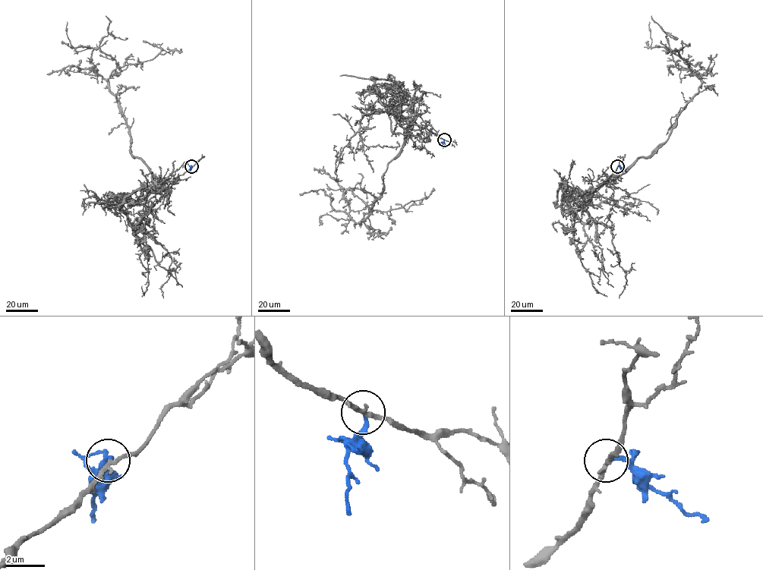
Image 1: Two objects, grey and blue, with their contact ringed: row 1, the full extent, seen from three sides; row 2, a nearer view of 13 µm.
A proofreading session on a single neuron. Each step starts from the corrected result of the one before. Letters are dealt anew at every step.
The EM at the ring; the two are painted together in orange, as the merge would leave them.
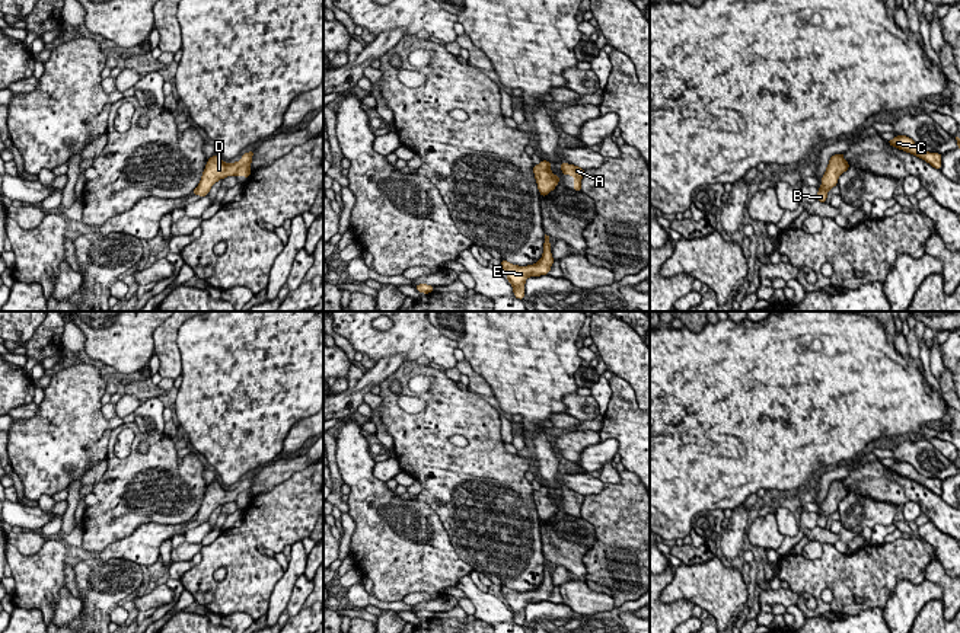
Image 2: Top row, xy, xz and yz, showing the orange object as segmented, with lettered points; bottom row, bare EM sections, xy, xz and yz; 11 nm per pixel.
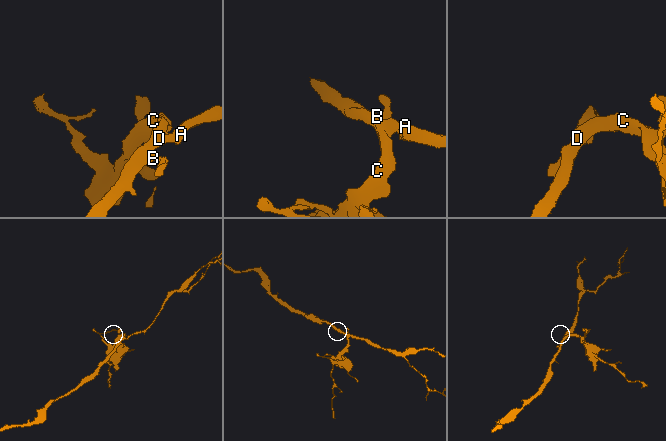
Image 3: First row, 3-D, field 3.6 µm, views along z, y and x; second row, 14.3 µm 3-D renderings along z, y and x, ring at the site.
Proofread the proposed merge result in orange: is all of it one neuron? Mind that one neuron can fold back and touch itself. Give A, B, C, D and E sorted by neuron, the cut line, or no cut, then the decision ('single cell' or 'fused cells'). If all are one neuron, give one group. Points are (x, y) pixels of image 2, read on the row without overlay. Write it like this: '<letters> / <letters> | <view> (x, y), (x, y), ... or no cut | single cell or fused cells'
A B C D E | no cut | single cell

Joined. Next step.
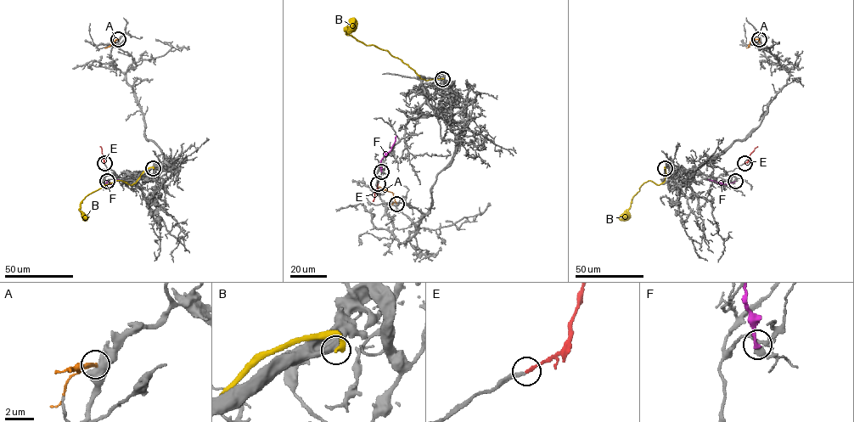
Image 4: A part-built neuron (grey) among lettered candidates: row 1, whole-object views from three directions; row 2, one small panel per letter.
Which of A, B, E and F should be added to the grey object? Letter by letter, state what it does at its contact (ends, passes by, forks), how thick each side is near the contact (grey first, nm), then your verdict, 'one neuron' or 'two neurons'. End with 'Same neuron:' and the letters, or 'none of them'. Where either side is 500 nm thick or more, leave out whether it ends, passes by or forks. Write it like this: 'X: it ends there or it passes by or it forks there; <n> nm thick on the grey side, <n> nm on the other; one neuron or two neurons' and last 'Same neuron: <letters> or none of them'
A: 600 nm thick on the grey side, 160 nm on the other; two neurons
B: 700 nm thick on the grey side, 400 nm on the other; two neurons
E: it ends there; 260 nm thick on the grey side, 200 nm on the other; one neuron
F: it ends there; 280 nm thick on the grey side, 260 nm on the other; two neurons
Same neuron: E

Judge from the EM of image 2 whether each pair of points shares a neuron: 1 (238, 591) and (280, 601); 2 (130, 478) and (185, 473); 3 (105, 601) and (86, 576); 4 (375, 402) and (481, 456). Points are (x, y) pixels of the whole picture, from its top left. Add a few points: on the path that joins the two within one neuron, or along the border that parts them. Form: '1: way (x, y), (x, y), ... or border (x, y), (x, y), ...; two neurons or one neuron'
1: border (284, 572), (274, 587), (265, 613); two neurons
2: way (143, 470), (156, 466), (172, 472); one neuron
3: way (102, 595), (92, 582); one neuron
4: border (379, 395), (379, 415), (386, 427); two neurons

